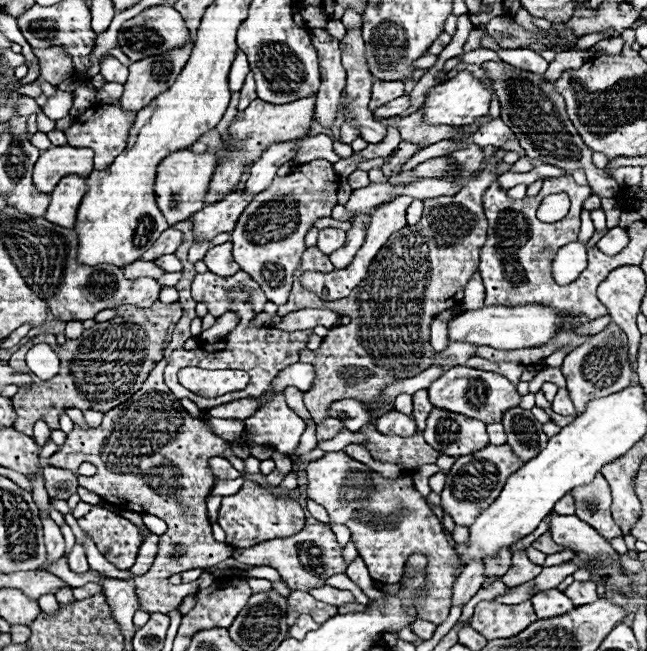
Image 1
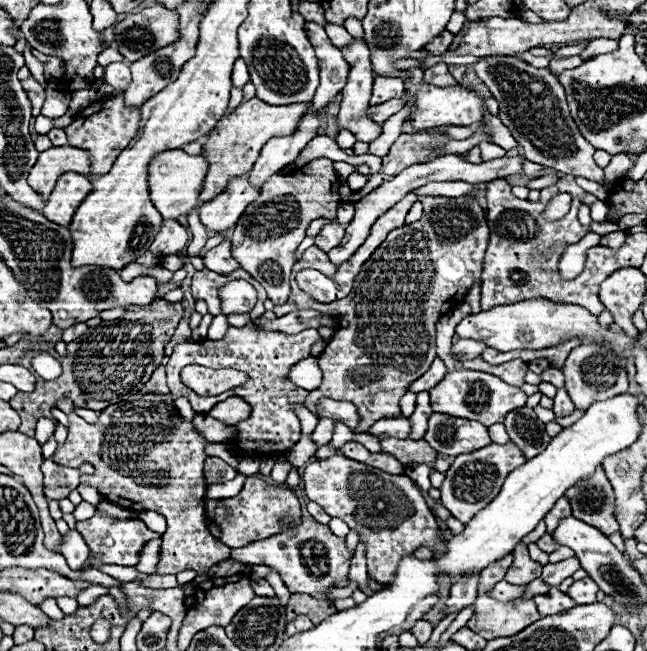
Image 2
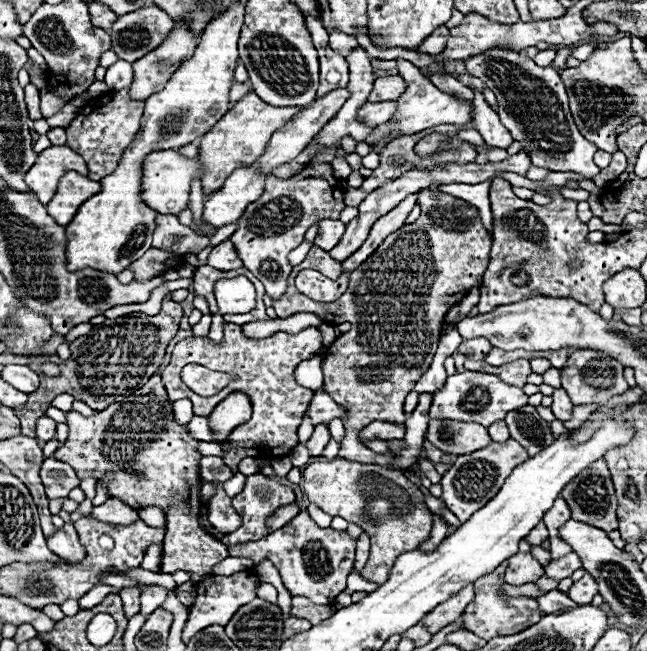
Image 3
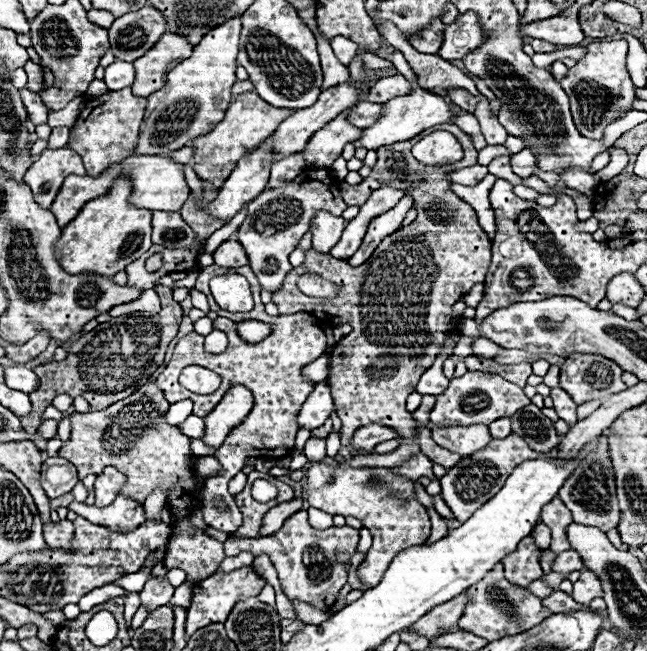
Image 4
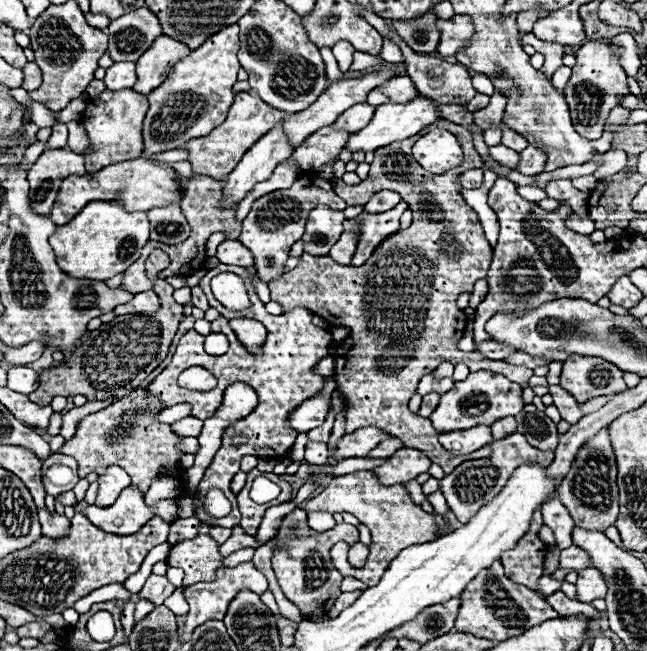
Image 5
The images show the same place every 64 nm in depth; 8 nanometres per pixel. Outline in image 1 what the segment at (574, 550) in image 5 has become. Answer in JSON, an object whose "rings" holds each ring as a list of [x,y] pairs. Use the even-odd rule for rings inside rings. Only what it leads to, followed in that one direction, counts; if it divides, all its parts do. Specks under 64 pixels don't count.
{"rings":[[[562,562],[558,566],[548,566],[540,572],[540,576],[536,578],[536,588],[538,590],[550,590],[550,588],[556,588],[566,576],[574,574],[578,570],[576,564],[572,562]]]}

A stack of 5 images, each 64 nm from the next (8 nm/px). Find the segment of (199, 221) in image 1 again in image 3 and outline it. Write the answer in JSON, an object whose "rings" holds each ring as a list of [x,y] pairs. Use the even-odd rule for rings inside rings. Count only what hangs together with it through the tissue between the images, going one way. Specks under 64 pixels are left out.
{"rings":[[[258,164],[234,170],[226,184],[204,202],[204,220],[214,228],[238,220],[246,206],[260,198],[264,192],[264,182],[266,174],[258,170]]]}

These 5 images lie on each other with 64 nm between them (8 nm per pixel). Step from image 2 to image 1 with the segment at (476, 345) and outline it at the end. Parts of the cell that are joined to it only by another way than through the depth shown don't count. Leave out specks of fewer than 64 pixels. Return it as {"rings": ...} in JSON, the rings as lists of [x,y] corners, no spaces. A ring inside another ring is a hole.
{"rings":[[[450,342],[450,346],[436,354],[432,364],[438,364],[442,368],[450,368],[450,366],[458,366],[458,364],[464,364],[468,358],[474,356],[476,352],[476,344],[470,344],[470,342]]]}

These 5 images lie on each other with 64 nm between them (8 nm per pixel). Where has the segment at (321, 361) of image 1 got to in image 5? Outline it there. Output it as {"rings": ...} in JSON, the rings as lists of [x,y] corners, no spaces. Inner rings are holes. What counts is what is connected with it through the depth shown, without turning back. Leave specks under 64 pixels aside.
{"rings":[[[439,119],[417,136],[378,148],[374,152],[370,176],[362,184],[348,186],[340,178],[332,180],[334,192],[348,206],[364,206],[376,190],[398,192],[402,200],[408,202],[408,210],[412,210],[410,228],[386,238],[370,260],[358,268],[330,262],[330,256],[302,254],[294,270],[272,280],[268,286],[272,300],[280,302],[284,312],[302,304],[334,326],[351,327],[348,337],[334,354],[334,380],[350,408],[346,432],[376,426],[390,436],[400,438],[404,446],[426,452],[434,464],[442,466],[444,474],[450,474],[466,460],[488,457],[491,449],[485,446],[467,455],[446,454],[446,450],[438,446],[438,432],[432,428],[430,420],[408,410],[408,400],[416,394],[420,378],[442,362],[462,362],[470,372],[494,370],[506,374],[506,378],[524,388],[532,378],[532,370],[490,360],[480,352],[460,352],[456,346],[466,328],[466,314],[456,306],[456,296],[462,294],[462,290],[470,292],[474,282],[486,276],[492,260],[492,248],[484,238],[478,214],[460,194],[462,186],[458,174],[482,168],[484,162],[474,148],[472,130],[460,124]],[[432,128],[444,129],[456,136],[464,153],[464,163],[442,176],[426,172],[410,154],[412,144]]]}

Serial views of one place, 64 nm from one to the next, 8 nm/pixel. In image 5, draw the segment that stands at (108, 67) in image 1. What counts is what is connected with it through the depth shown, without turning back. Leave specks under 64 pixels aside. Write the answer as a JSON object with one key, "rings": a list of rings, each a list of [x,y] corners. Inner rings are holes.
{"rings":[[[114,62],[104,76],[104,84],[108,90],[118,92],[132,88],[136,82],[136,72],[134,72],[134,62]]]}

